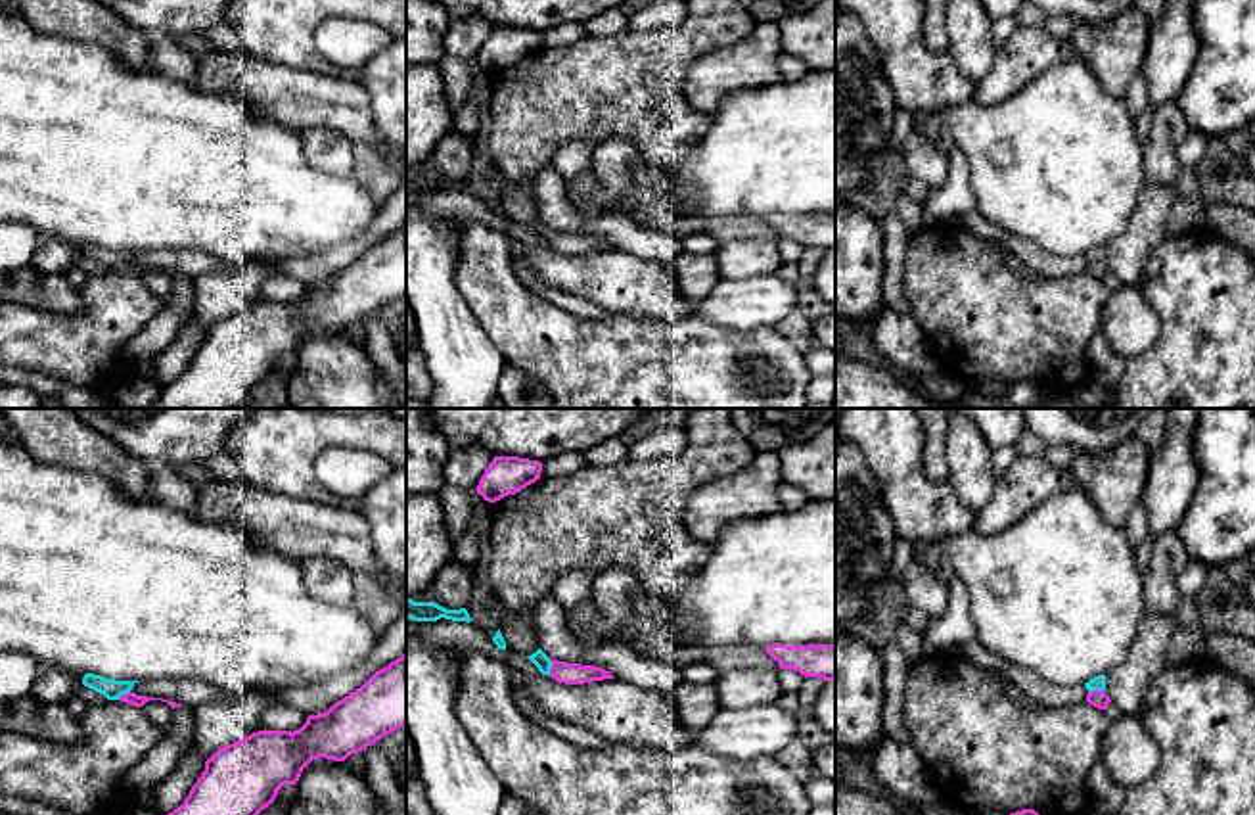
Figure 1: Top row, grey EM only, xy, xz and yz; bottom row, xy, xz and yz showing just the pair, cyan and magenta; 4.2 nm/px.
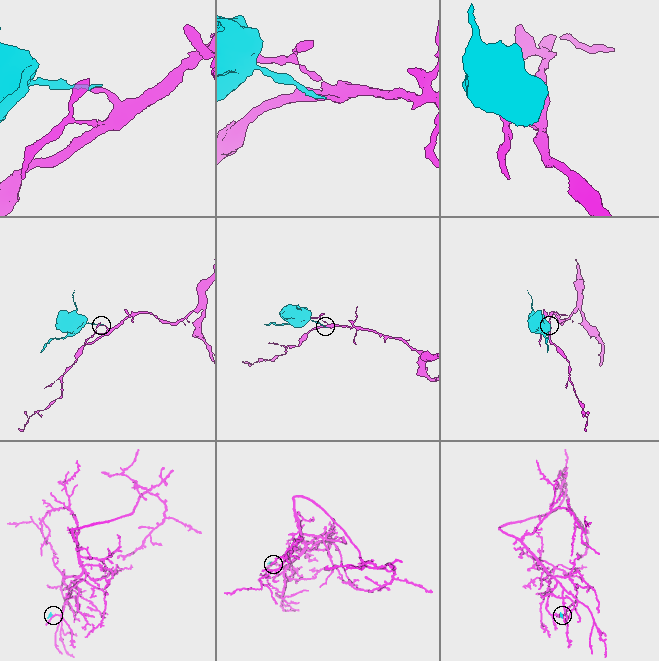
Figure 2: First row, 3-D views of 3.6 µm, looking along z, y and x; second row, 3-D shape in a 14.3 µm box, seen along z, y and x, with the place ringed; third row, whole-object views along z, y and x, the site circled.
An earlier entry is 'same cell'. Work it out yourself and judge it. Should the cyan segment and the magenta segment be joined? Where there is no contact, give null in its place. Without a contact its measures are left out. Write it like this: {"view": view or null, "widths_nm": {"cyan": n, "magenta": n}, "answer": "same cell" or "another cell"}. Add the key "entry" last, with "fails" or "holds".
{"view": "yz", "widths_nm": {"cyan": 60, "magenta": 80}, "answer": "another cell", "entry": "fails"}

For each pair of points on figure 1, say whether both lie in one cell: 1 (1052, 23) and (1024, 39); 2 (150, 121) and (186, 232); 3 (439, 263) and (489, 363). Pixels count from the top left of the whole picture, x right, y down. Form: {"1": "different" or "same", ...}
{"1": "different", "2": "same", "3": "same"}

